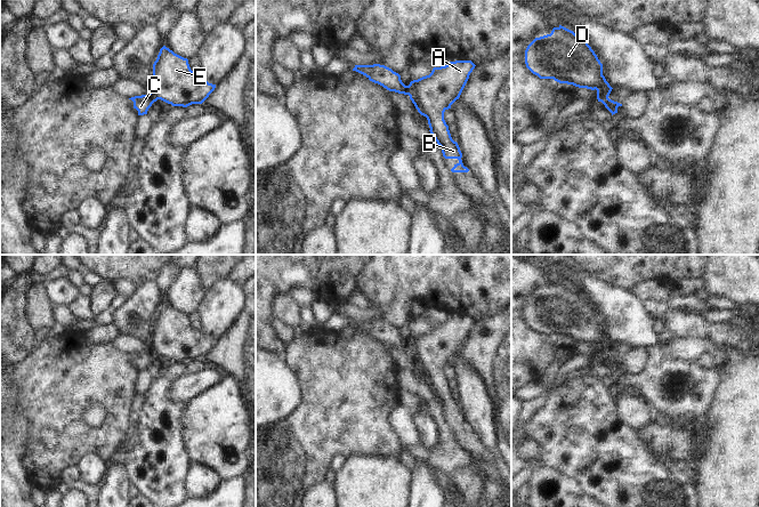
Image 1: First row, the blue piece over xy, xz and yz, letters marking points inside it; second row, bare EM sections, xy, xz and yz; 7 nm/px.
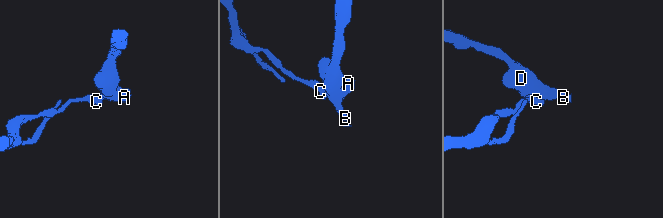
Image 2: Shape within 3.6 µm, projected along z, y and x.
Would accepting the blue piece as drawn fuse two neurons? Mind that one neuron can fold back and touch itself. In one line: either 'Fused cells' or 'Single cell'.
Fused cells

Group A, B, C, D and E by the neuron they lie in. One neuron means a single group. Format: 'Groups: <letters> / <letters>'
Groups: A B D E / C

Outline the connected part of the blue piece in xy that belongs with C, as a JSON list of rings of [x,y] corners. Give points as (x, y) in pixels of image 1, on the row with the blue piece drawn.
[[[147,94],[129,98],[134,102],[134,108],[138,111],[138,115],[147,114],[148,108],[154,103],[154,98]]]

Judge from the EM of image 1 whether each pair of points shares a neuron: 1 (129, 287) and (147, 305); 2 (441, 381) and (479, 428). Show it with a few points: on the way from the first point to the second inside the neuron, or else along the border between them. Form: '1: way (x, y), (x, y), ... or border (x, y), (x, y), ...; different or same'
1: border (136, 287), (128, 298); different
2: border (455, 397), (466, 423), (473, 429); different

